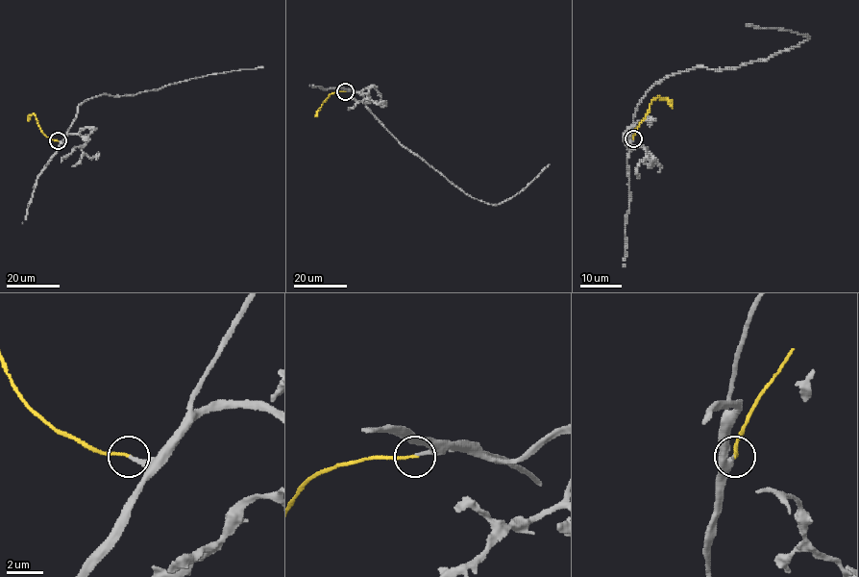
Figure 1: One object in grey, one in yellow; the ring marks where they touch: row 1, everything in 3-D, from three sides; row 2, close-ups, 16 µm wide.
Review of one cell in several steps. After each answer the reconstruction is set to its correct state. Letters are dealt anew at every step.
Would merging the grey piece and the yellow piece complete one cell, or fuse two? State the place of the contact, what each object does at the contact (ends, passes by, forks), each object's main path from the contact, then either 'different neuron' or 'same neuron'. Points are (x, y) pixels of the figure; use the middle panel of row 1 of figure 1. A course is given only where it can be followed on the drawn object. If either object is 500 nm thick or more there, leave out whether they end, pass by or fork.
at (345, 91); grey ends there; yellow ends there; grey runs (345, 91), (359, 93), (371, 112), (402, 145), (478, 200), (491, 204), (506, 201), (523, 190), (549, 164); yellow runs (345, 91), (331, 93), (315, 116); same neuron

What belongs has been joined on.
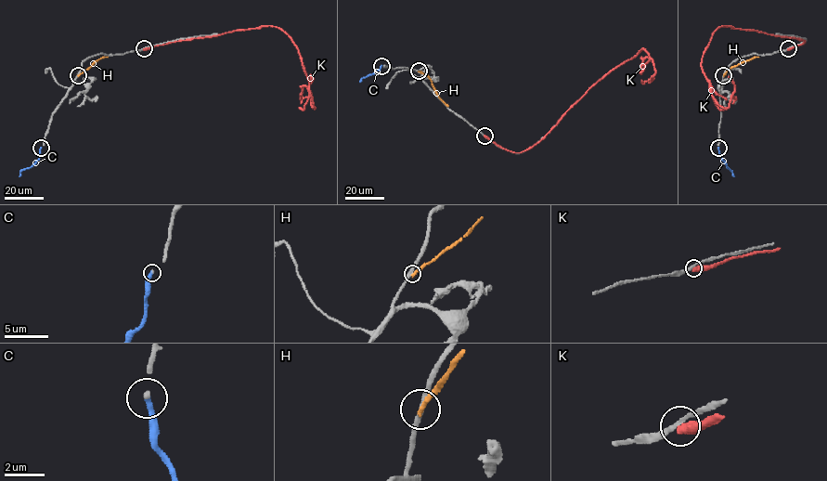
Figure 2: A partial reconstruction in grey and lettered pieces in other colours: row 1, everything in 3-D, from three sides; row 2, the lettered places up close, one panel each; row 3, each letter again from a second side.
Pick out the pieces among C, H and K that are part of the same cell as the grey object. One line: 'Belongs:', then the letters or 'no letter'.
Belongs: C

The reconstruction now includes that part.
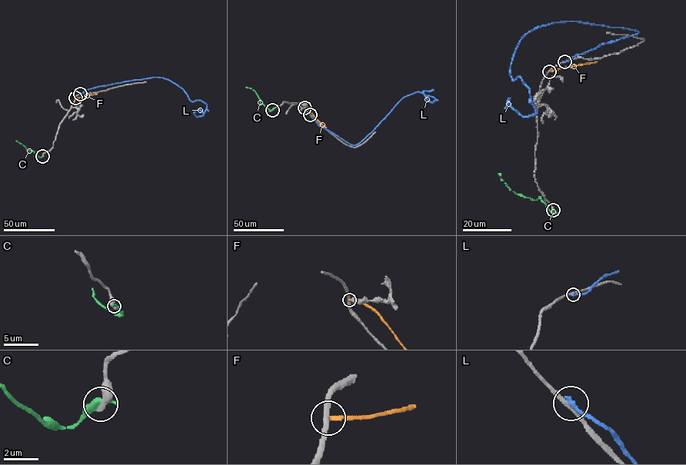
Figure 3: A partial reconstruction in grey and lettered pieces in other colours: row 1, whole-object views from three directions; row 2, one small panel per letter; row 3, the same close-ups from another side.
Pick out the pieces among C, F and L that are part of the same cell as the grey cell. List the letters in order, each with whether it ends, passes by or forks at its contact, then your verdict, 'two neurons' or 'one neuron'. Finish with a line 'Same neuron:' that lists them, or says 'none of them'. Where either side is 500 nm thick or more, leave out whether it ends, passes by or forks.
C: it ends there; two neurons
F: it ends there; two neurons
L: it ends there; two neurons
Same neuron: none of them

